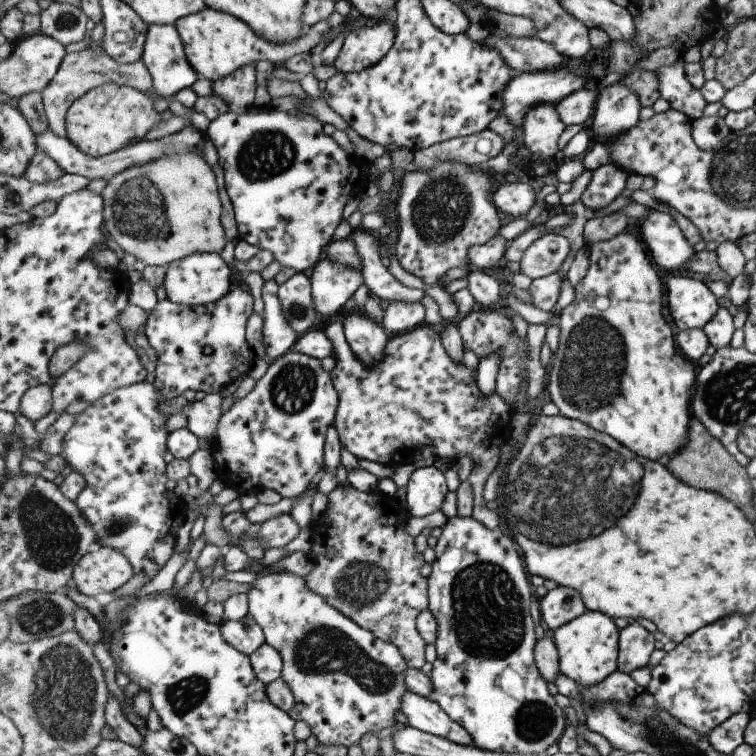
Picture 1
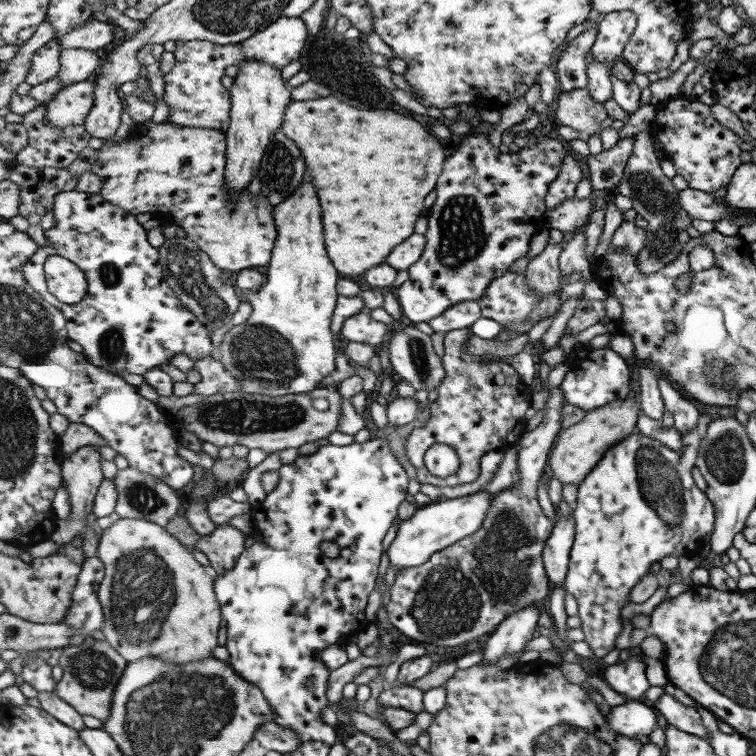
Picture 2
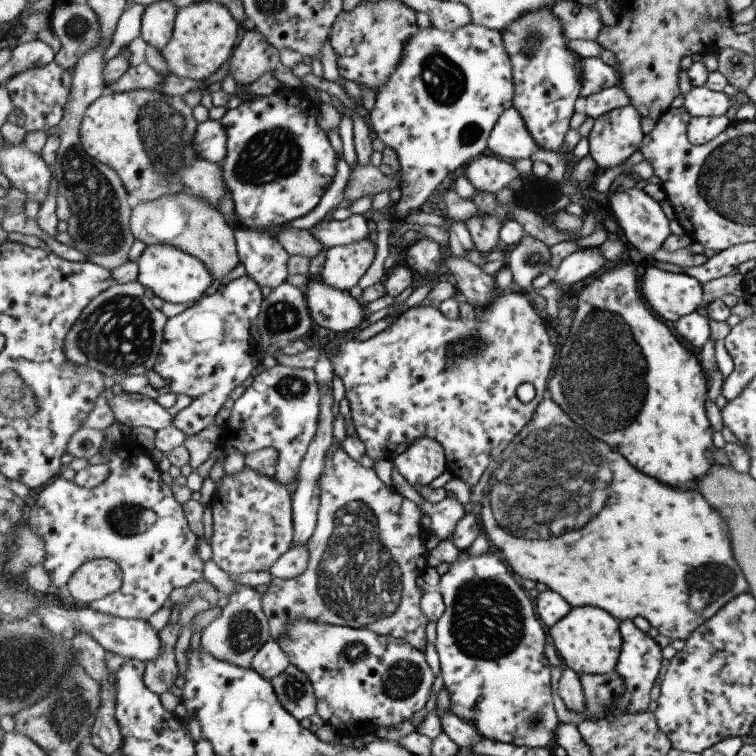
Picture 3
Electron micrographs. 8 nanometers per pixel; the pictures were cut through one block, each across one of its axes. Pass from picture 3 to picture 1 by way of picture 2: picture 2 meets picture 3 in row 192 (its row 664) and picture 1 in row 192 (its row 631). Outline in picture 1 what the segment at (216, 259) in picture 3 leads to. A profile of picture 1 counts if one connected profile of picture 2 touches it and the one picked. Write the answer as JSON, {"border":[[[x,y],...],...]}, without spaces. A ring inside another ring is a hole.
{"border":[[[179,152],[153,160],[143,166],[131,166],[107,181],[102,191],[105,201],[104,220],[110,236],[125,252],[148,265],[167,267],[195,253],[221,254],[227,244],[227,232],[221,222],[221,198],[213,167],[199,152]]]}

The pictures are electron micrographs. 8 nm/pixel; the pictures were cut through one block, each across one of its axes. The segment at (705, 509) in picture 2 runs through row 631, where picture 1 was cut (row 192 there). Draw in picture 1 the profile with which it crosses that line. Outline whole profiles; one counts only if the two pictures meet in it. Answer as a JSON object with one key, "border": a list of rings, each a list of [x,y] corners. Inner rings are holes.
{"border":[[[613,162],[592,171],[591,181],[580,195],[583,205],[593,210],[609,206],[619,196],[627,194],[627,178],[630,172]]]}

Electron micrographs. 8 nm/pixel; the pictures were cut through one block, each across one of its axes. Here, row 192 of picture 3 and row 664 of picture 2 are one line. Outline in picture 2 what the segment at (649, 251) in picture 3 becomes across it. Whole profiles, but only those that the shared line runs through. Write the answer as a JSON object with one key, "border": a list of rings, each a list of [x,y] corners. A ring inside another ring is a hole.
{"border":[[[629,656],[624,664],[617,664],[611,659],[604,670],[604,678],[626,698],[626,702],[641,700],[643,694],[651,688],[647,680],[647,664],[643,657]]]}

